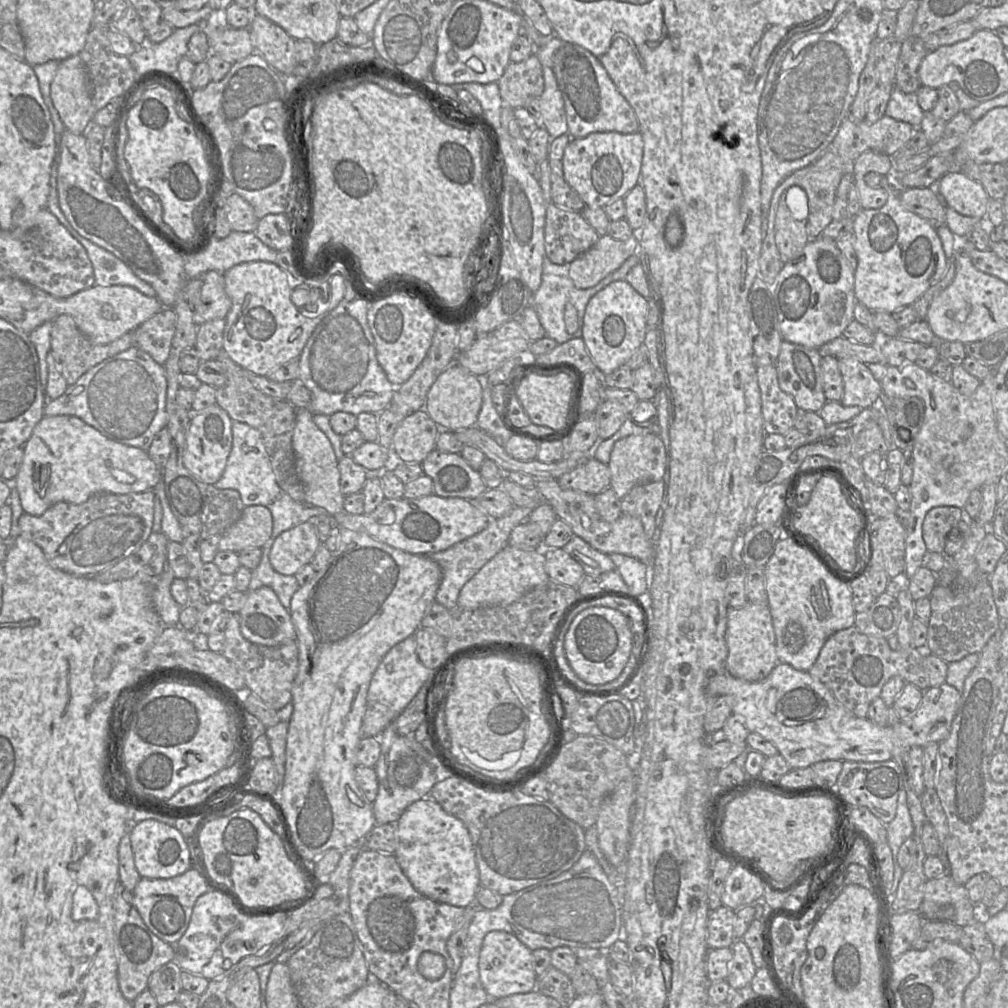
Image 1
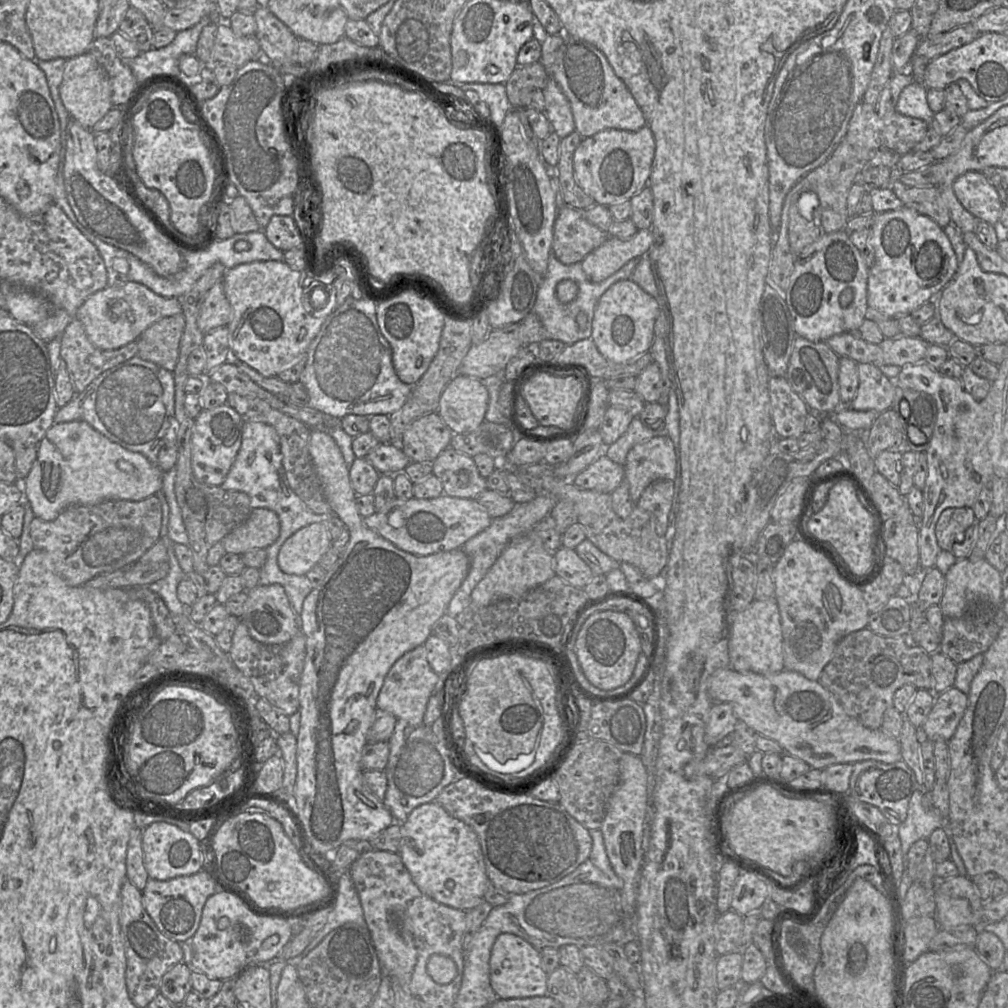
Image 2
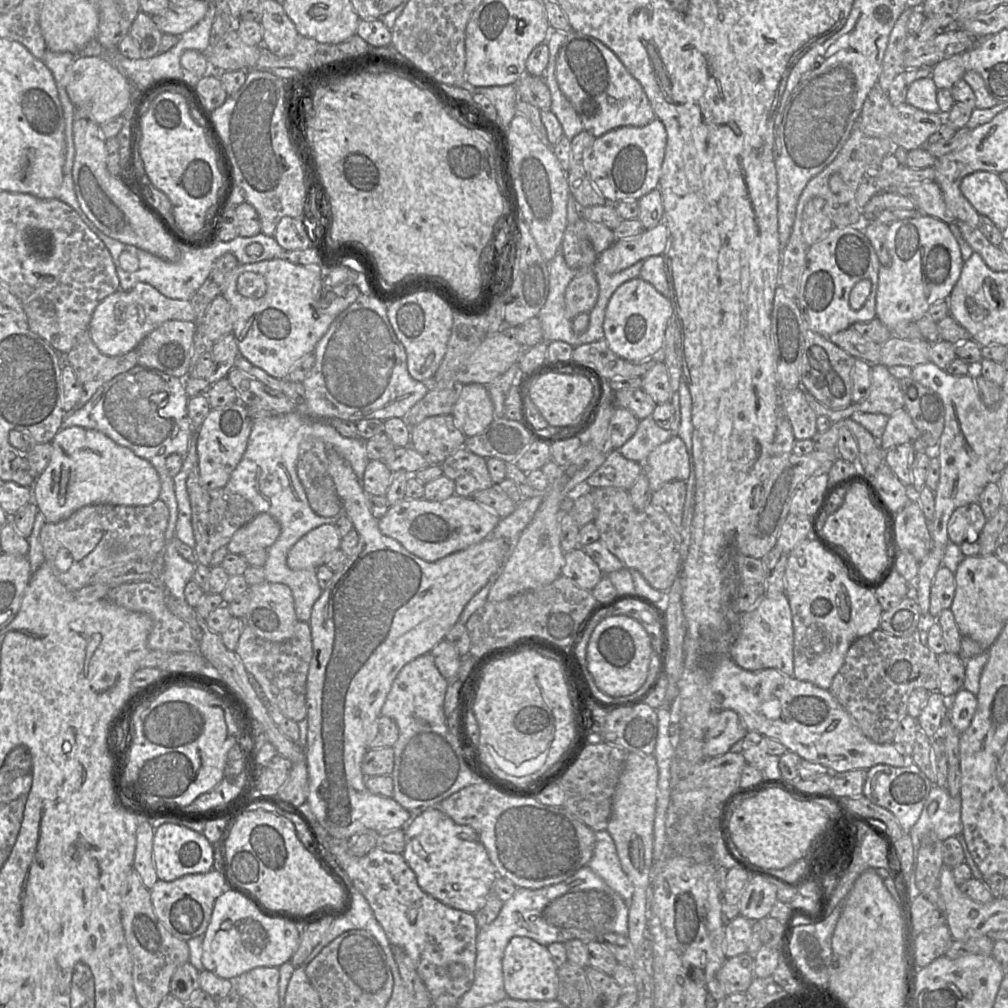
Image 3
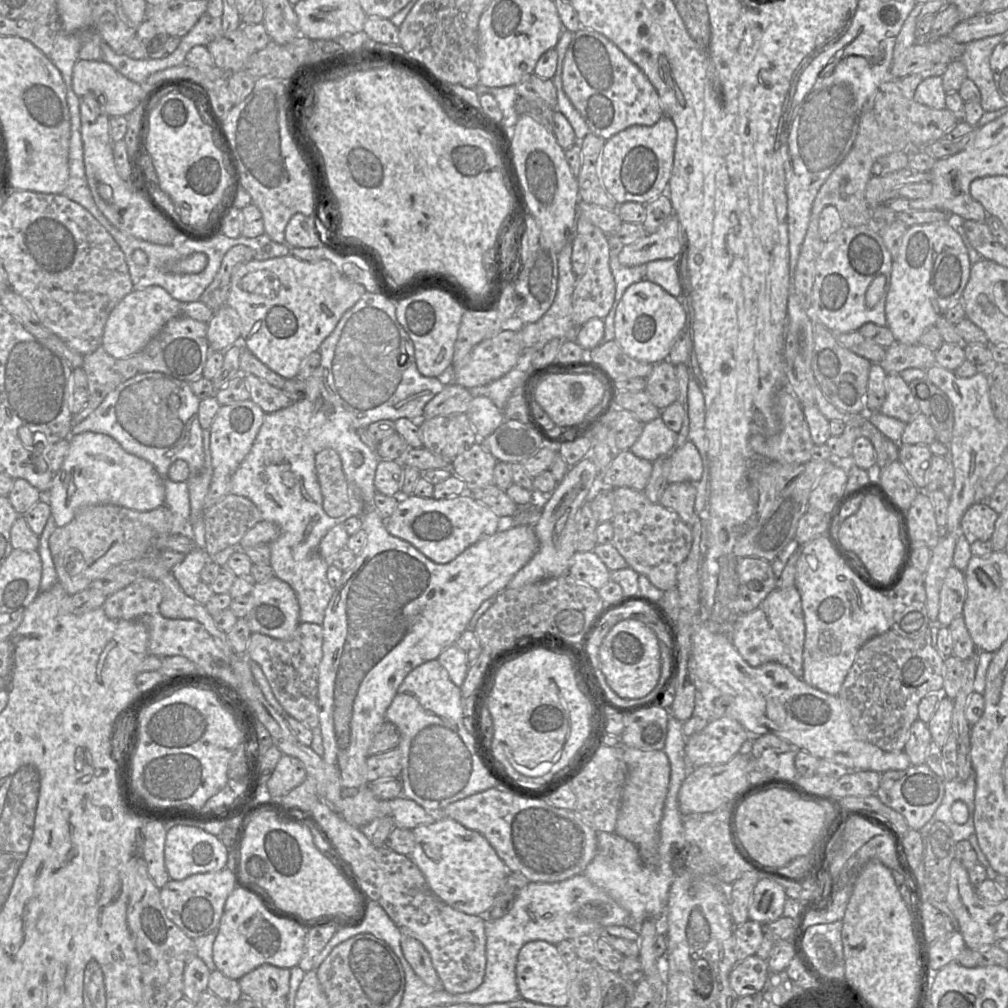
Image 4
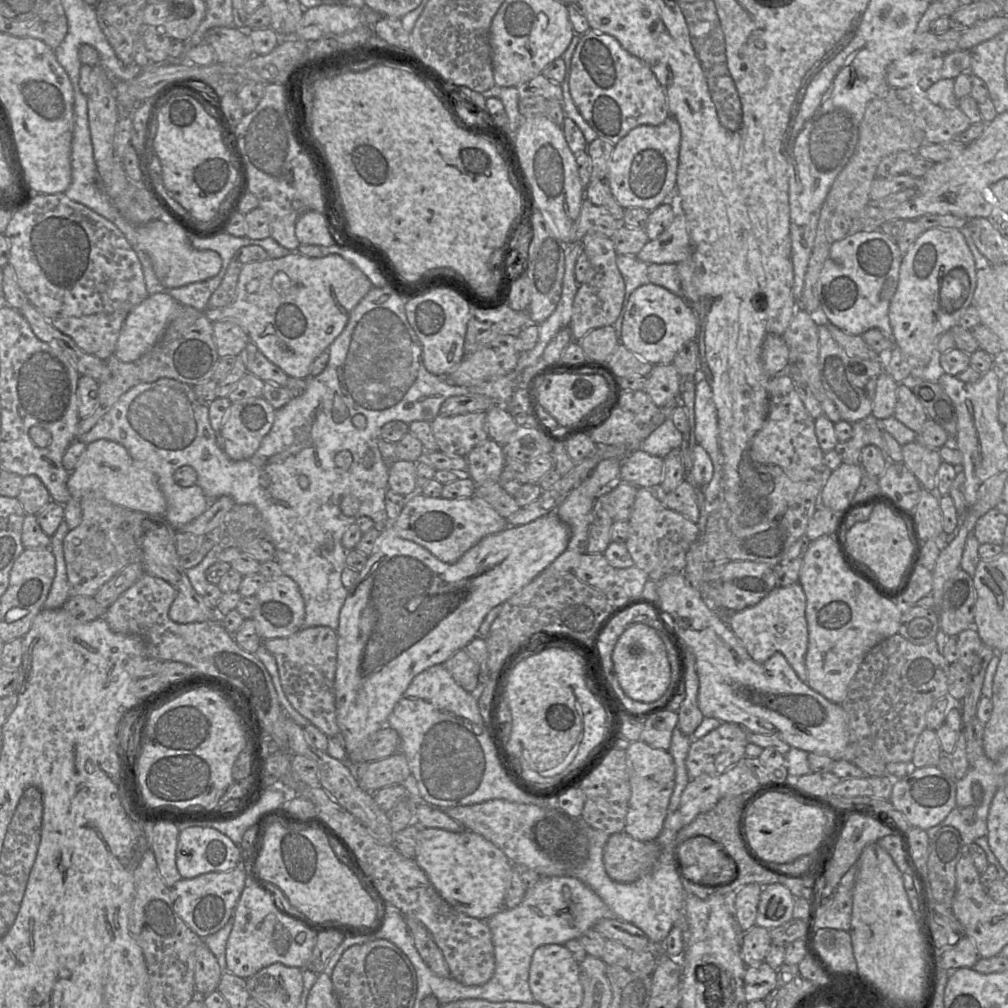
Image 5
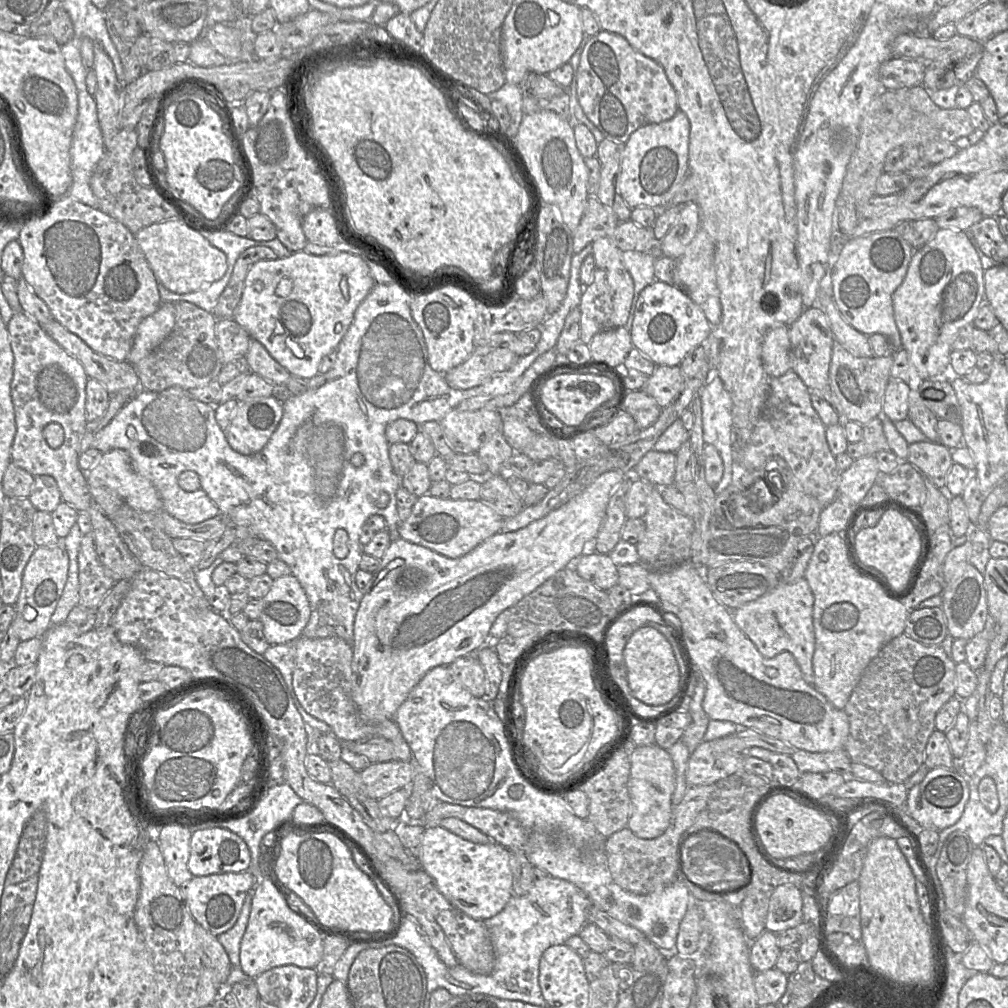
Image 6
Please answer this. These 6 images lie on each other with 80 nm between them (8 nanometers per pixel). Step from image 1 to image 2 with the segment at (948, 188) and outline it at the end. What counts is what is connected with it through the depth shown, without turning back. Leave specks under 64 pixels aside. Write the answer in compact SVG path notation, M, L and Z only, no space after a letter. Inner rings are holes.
M968 171L953 182L953 191L972 215L991 225L999 222L1003 203L995 187L980 171Z

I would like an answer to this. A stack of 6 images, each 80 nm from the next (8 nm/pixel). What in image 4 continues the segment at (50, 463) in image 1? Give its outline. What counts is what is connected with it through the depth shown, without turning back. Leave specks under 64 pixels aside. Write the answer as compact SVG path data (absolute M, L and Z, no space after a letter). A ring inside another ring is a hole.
M82 432L75 435L70 435L68 438L69 441L69 449L65 456L65 459L62 463L62 466L58 472L56 472L51 487L47 493L43 493L44 500L47 501L51 508L51 518L53 518L55 524L58 527L62 527L70 523L78 512L87 507L87 506L95 506L95 505L115 505L120 507L125 507L128 509L136 510L136 511L150 511L156 509L160 506L165 504L165 489L163 482L156 471L155 467L149 463L148 461L139 458L131 453L128 453L124 448L111 436L103 433L96 433L96 432Z

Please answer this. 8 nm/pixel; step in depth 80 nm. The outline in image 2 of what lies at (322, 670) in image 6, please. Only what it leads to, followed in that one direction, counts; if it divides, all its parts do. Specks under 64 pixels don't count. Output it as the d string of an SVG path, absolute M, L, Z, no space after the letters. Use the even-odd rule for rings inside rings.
M240 621L234 631L228 654L239 671L252 683L258 697L287 716L299 710L300 679L306 657L306 638L301 631L287 643L263 644L256 641Z

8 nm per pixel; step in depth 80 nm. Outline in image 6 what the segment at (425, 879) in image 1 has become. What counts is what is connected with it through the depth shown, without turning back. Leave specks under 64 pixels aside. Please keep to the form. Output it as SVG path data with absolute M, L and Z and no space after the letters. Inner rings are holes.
M441 826L425 828L418 857L439 892L468 916L485 921L500 913L512 898L510 851L496 843L476 844Z

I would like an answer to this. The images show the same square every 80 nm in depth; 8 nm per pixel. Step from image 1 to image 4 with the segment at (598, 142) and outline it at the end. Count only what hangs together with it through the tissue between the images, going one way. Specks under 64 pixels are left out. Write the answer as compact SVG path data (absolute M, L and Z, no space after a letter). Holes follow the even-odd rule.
M663 116L652 126L634 125L606 140L597 161L597 175L618 204L647 204L666 195L671 177L677 131L674 123Z

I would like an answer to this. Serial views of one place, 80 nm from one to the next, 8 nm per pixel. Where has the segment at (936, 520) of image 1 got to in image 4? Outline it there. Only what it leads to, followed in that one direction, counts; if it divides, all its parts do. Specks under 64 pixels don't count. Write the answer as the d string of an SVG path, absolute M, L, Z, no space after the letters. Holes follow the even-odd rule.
M973 503L961 518L962 536L970 543L976 540L989 541L993 534L997 517L998 513L986 503Z

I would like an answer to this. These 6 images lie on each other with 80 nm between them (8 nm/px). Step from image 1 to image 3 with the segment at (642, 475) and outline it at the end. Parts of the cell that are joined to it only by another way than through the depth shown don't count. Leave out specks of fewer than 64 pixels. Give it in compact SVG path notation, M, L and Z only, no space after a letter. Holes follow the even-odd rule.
M679 435L657 446L641 464L652 494L668 482L687 481L690 476L690 457Z

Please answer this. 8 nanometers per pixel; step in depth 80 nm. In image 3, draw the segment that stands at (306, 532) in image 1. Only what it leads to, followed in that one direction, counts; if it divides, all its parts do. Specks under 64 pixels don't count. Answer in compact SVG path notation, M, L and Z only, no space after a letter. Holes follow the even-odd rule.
M324 524L309 531L290 549L288 567L292 570L316 569L340 548L341 539L335 525Z

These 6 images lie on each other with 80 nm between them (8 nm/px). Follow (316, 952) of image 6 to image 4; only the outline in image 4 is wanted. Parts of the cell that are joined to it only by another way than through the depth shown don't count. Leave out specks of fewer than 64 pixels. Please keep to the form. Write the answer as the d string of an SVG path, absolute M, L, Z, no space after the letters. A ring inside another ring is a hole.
M237 886L227 897L212 948L215 967L228 978L239 980L263 964L291 969L298 966L307 931L273 914L250 888Z

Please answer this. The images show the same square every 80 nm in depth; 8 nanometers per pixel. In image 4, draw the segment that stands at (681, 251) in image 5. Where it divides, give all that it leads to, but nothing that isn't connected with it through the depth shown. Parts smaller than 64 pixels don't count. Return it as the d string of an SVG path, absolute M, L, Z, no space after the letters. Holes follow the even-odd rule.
M671 216L655 233L623 246L617 258L621 265L632 267L654 260L677 260L682 248L683 234L679 221Z

